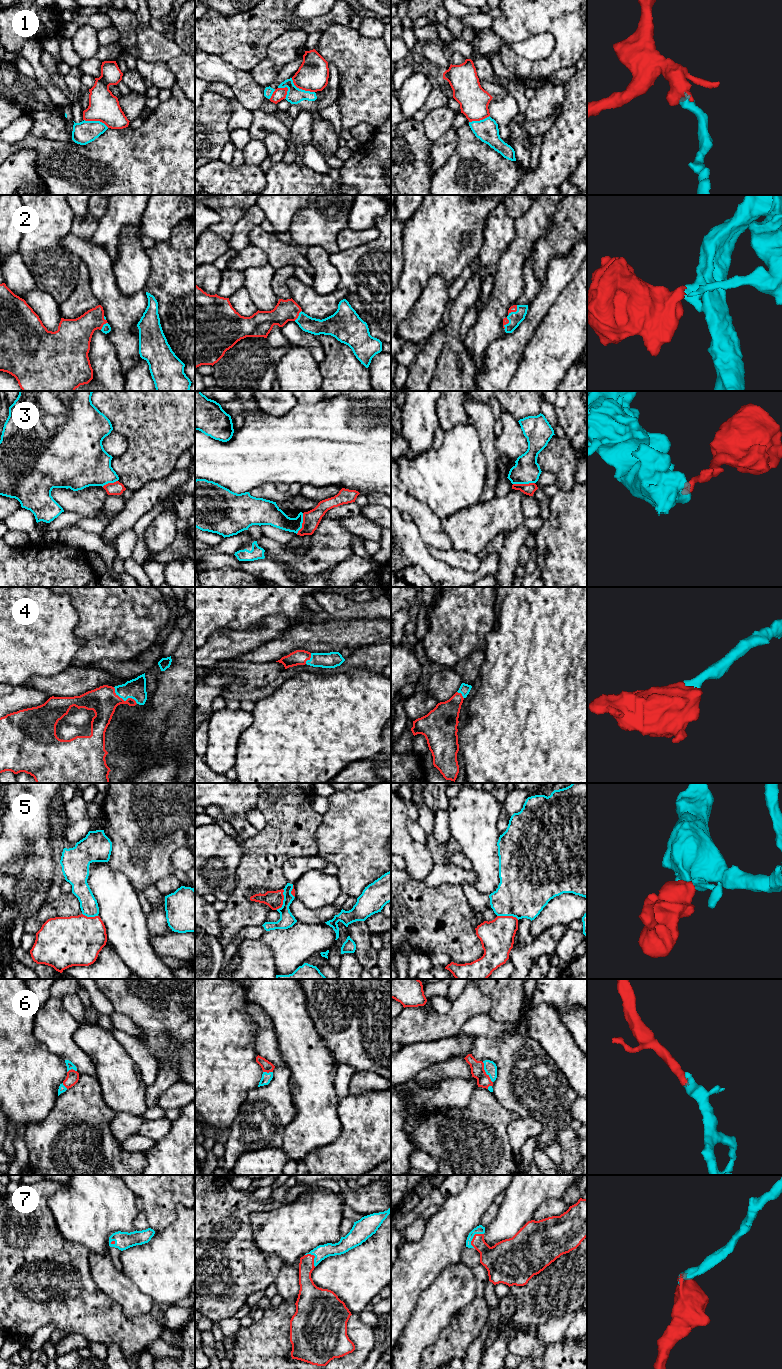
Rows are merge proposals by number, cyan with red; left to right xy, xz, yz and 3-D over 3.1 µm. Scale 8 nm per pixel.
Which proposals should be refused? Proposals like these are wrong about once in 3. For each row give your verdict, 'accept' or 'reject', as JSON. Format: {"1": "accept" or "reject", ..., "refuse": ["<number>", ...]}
{"1": "reject", "2": "accept", "3": "reject", "4": "accept", "5": "reject", "6": "accept", "7": "accept", "refuse": ["1", "3", "5"]}

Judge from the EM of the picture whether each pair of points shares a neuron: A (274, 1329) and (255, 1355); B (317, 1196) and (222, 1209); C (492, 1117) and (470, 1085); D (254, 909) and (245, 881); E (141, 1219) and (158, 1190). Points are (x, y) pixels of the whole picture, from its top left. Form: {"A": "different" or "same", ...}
{"A": "same", "B": "different", "C": "different", "D": "same", "E": "different"}

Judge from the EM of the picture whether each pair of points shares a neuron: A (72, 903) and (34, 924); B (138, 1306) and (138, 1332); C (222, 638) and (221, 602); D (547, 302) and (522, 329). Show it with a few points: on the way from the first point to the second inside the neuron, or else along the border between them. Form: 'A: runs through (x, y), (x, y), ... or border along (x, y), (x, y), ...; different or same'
A: runs through (63, 906), (55, 910), (48, 910), (43, 915); same
B: border along (118, 1303), (128, 1317), (149, 1313); different
C: border along (246, 631), (216, 631), (205, 644); different
D: runs through (540, 309), (529, 323); same

